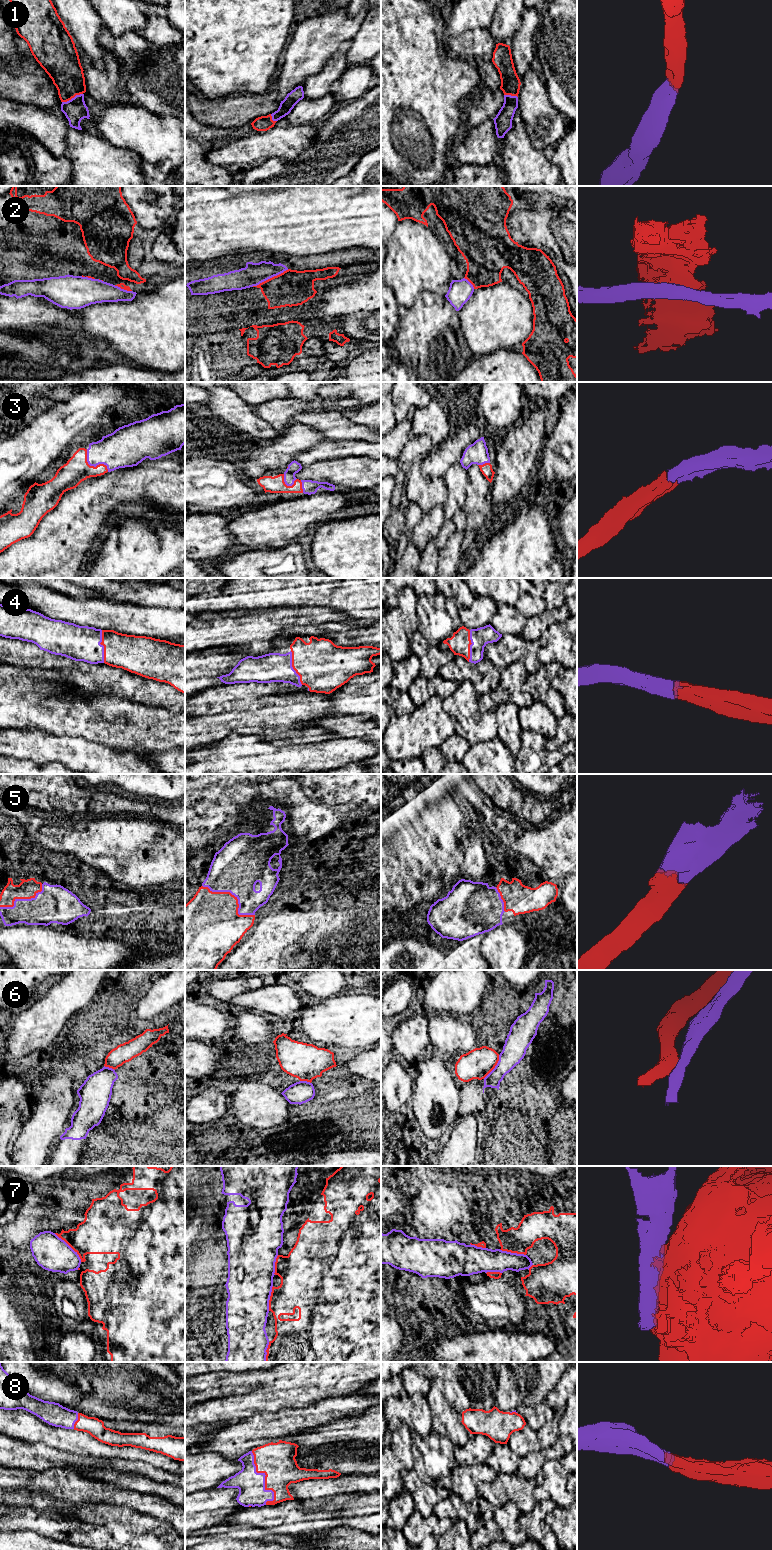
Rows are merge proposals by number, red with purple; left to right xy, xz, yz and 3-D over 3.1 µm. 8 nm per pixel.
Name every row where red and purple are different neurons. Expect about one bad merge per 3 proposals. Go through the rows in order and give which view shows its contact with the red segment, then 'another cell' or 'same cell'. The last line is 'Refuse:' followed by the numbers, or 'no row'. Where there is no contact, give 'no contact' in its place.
1: contact in xy; same cell
2: contact in xz; another cell
3: contact in xy; same cell
4: contact in xy; same cell
5: contact in xz; same cell
6: contact in yz; another cell
7: contact in xy; another cell
8: contact in xz; same cell
Refuse: 2, 6, 7

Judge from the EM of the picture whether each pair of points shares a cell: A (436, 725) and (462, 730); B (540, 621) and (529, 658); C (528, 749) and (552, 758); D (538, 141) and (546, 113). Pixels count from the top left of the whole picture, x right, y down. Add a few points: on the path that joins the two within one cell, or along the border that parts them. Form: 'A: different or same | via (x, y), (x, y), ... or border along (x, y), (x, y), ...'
A: different | border along (443, 709), (455, 720), (455, 732)
B: different | border along (521, 635), (529, 640), (538, 640)
C: same | via (534, 755), (537, 758), (546, 758)
D: same | via (541, 134), (543, 120)

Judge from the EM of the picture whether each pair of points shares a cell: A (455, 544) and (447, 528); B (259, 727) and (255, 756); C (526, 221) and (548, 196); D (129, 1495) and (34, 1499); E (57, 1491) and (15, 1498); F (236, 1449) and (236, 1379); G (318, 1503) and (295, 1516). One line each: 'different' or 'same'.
A: different
B: different
C: different
D: different
E: different
F: different
G: different

